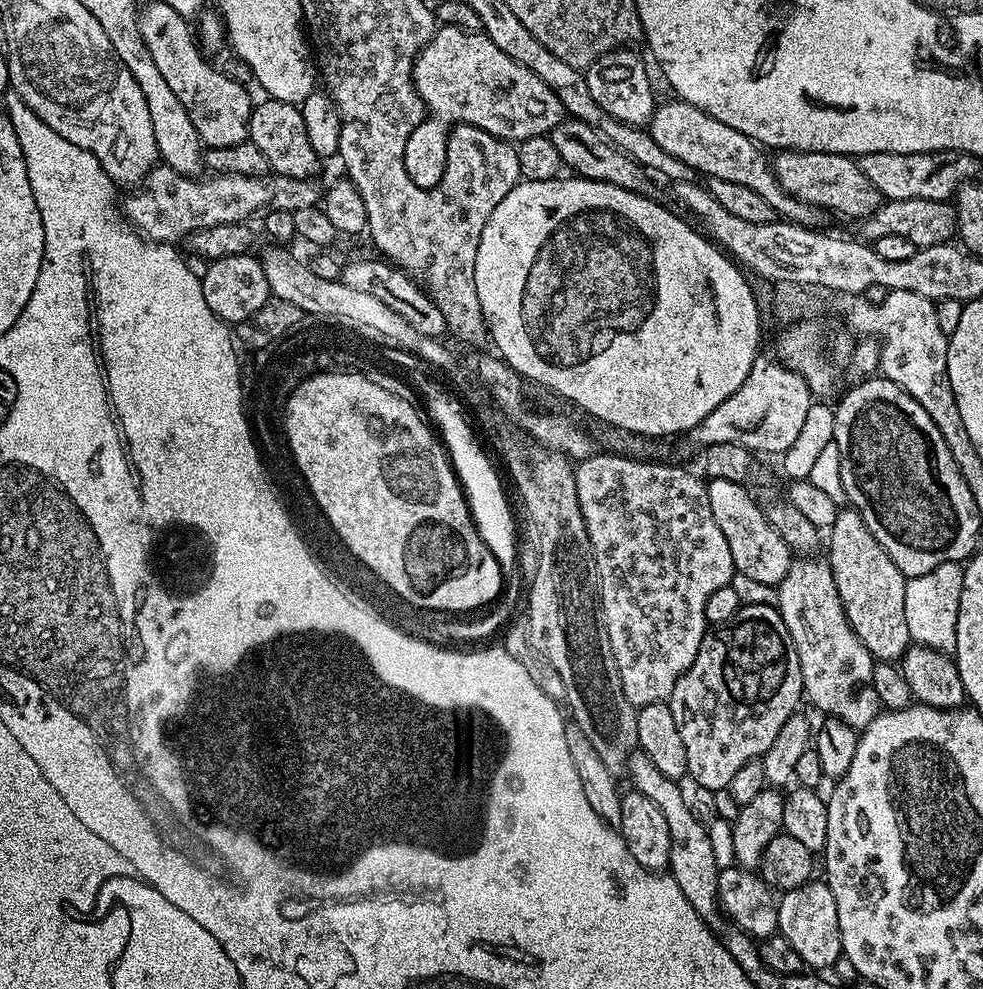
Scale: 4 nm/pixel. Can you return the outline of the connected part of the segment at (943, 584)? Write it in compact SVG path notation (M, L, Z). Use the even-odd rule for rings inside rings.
M946 562L925 576L911 577L906 583L906 626L913 641L939 652L955 653L958 634L958 606L962 598L965 569L957 562Z

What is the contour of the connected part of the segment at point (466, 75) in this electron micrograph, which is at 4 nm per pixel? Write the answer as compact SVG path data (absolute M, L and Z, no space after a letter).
M445 24L437 27L427 46L416 56L412 67L412 81L420 101L424 103L426 115L418 127L406 138L404 165L410 182L419 188L431 188L438 183L444 173L444 149L448 147L448 133L457 124L473 124L500 140L519 142L535 136L547 136L566 119L558 94L538 78L530 74L522 62L514 62L510 54L502 54L498 46L483 32L463 32L458 26Z

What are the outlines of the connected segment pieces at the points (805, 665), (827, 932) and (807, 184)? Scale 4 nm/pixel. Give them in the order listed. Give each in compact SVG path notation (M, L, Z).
M796 558L788 568L786 578L776 588L775 607L780 610L780 617L792 635L794 650L798 654L798 662L802 670L804 696L825 717L846 722L846 726L857 730L864 729L874 717L882 711L878 693L874 690L873 665L871 654L862 646L858 634L850 626L844 613L842 598L838 598L838 590L834 586L834 574L830 570L827 559L824 558Z
M813 878L802 886L794 886L794 890L779 897L776 906L779 932L790 946L794 946L805 966L812 970L831 969L844 951L842 934L838 930L838 905L828 883L819 879Z
M780 150L771 157L772 172L778 178L778 184L794 198L812 204L827 212L837 212L840 216L849 216L853 222L859 222L869 216L882 203L882 197L862 174L859 163L851 156L830 154L829 152L790 152Z

